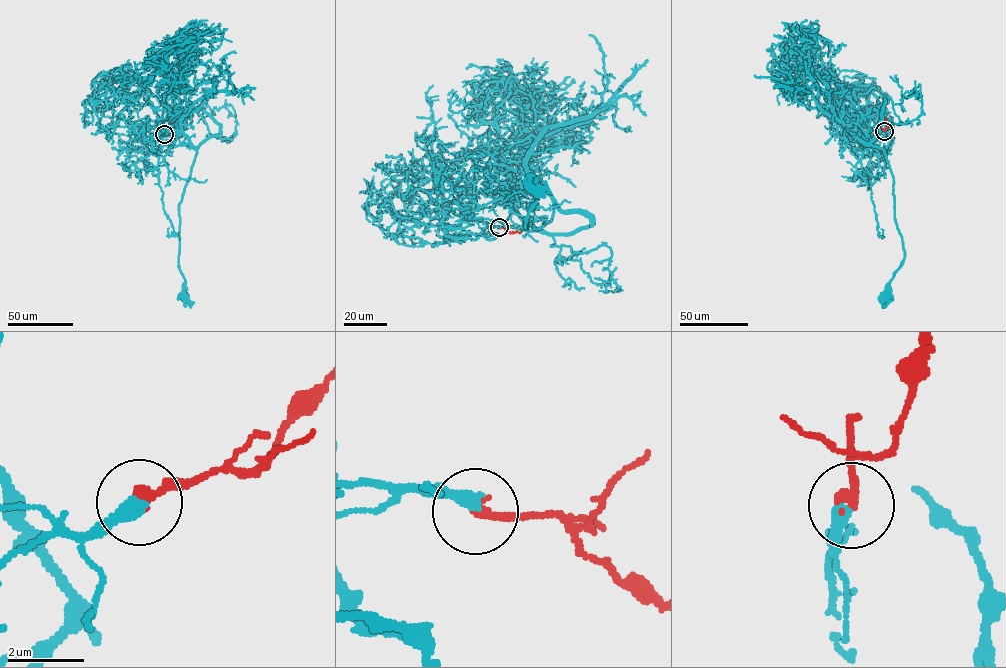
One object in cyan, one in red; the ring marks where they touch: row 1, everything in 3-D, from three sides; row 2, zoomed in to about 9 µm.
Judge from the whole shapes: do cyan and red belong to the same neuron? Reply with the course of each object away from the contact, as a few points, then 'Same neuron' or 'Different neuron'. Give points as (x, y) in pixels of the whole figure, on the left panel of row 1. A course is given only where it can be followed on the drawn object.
Course of cyan: (164, 134), (147, 144), (151, 152), (189, 144), (196, 152), (179, 209), (178, 264), (185, 281), (184, 296). Course of red: (164, 134), (177, 123). Same neuron

